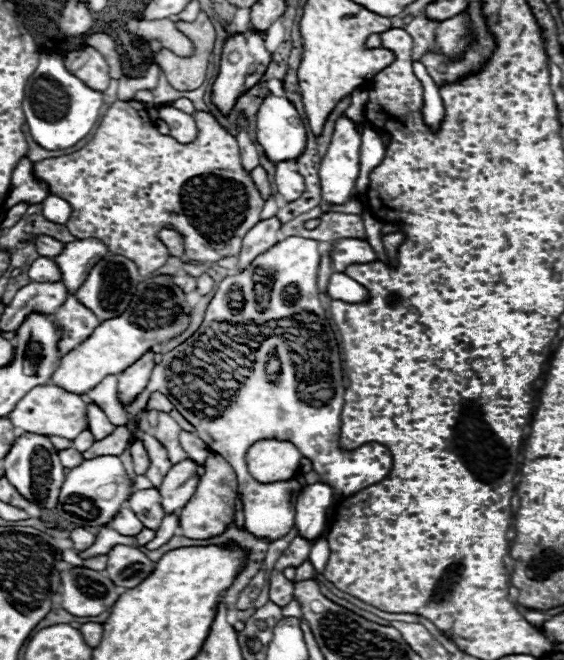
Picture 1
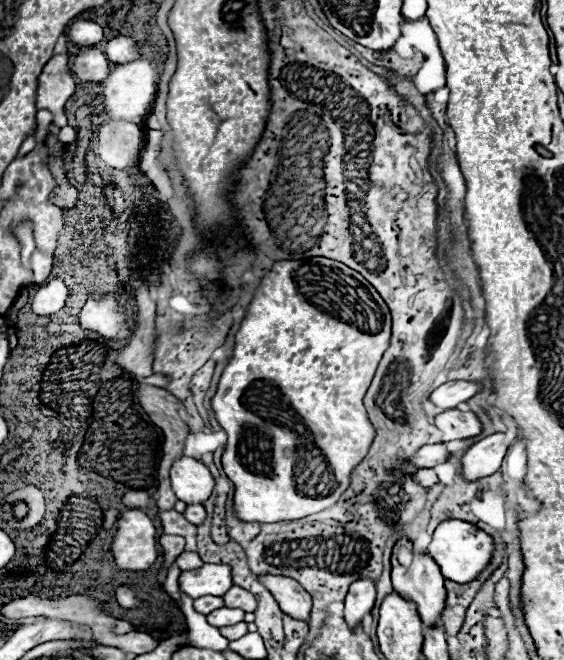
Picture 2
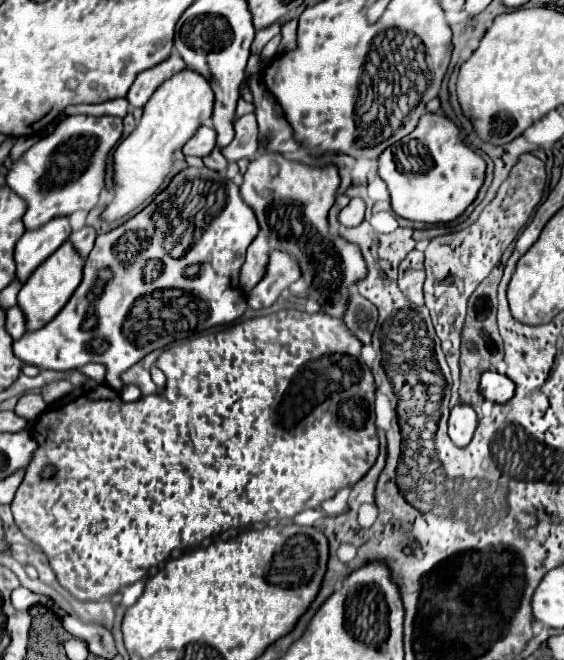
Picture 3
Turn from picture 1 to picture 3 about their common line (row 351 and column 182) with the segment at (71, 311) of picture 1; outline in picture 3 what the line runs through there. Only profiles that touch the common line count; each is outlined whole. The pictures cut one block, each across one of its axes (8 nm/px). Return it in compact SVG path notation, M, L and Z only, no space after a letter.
M172 50L172 54L164 62L136 76L136 82L130 86L126 100L130 102L132 108L144 108L144 104L150 100L154 90L158 90L160 84L164 84L168 78L182 72L184 68L186 68L184 60L180 58L180 54L176 54L176 50Z

